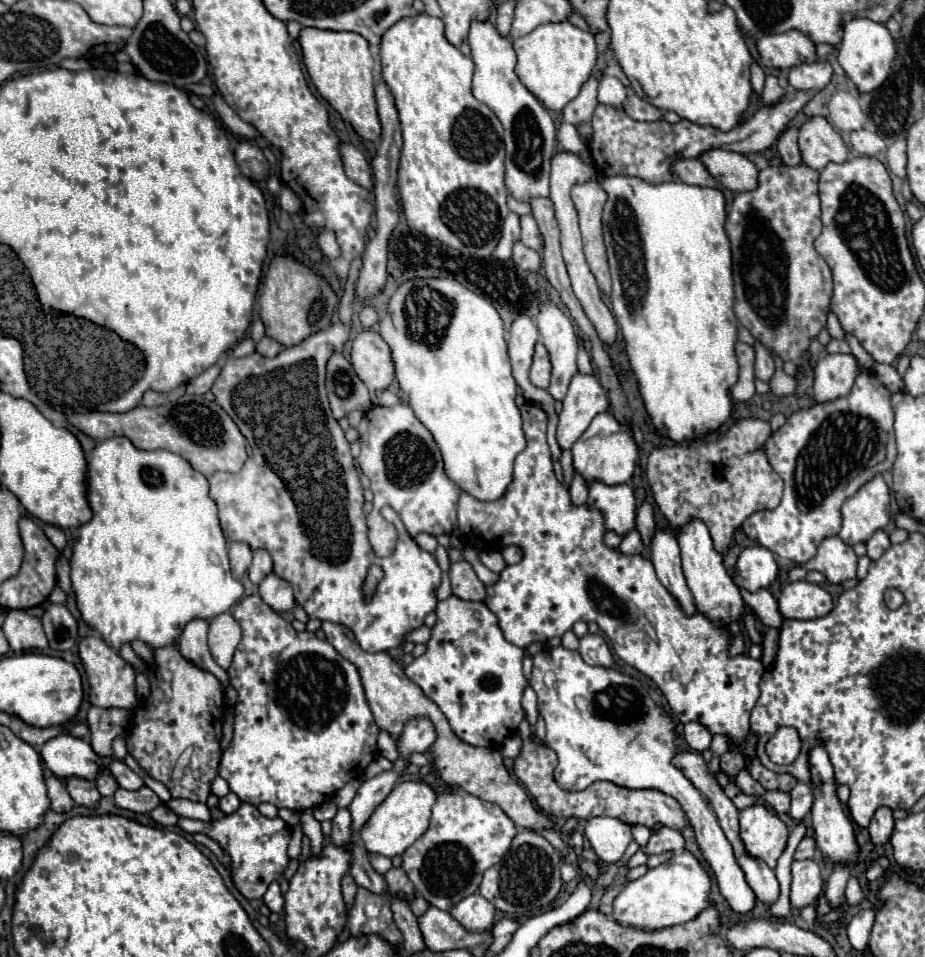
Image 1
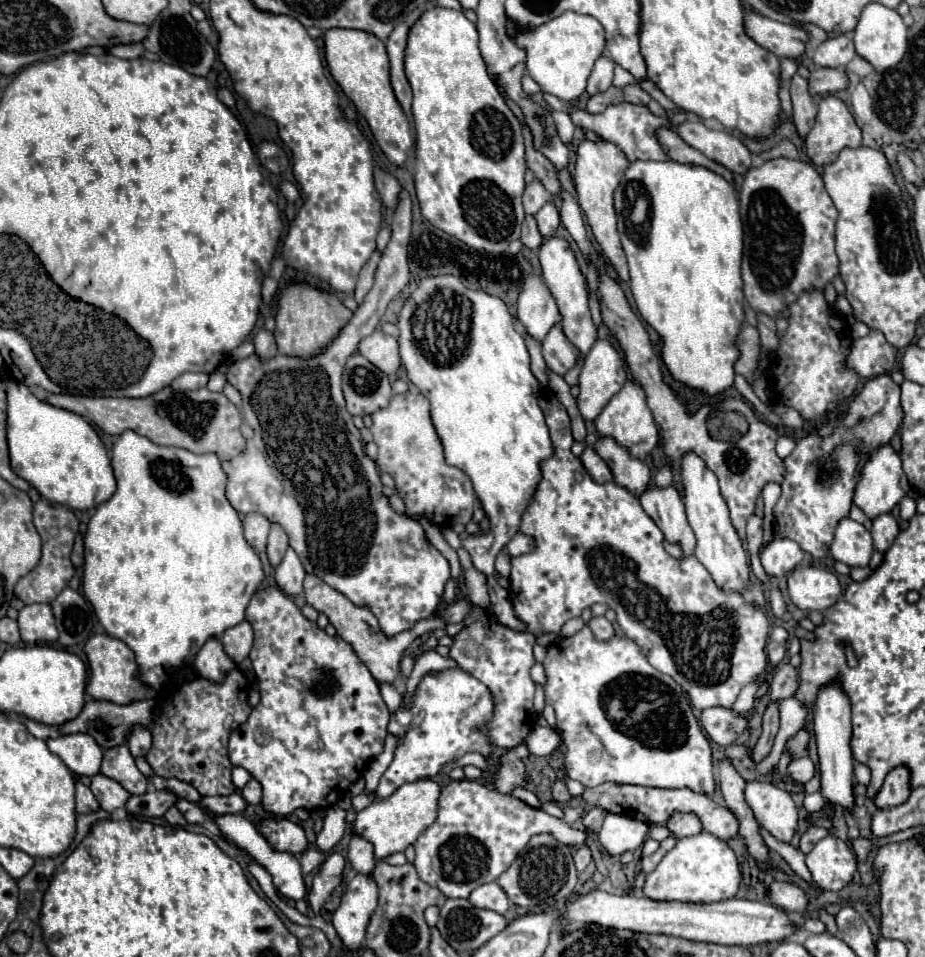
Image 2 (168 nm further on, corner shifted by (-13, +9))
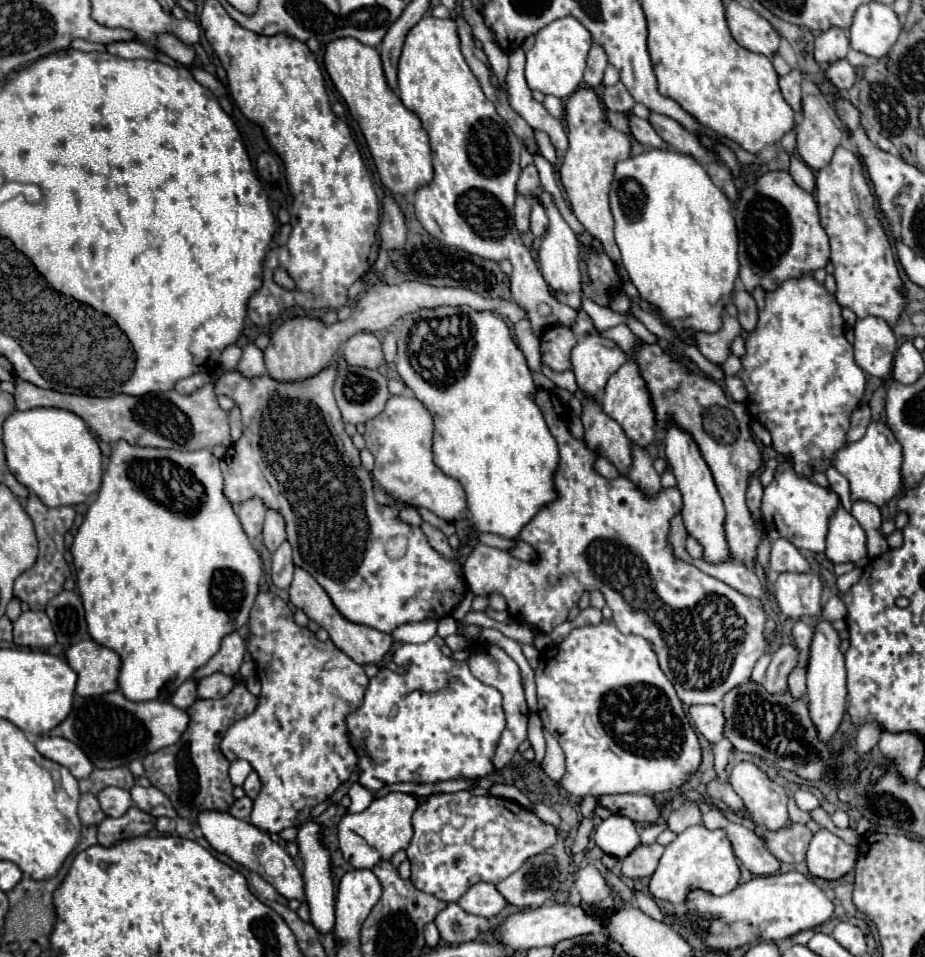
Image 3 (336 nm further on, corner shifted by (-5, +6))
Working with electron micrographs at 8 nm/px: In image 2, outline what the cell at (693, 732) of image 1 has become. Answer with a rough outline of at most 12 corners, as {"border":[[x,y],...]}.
{"border":[[720,706],[702,710],[700,724],[718,746],[746,730],[746,718]]}

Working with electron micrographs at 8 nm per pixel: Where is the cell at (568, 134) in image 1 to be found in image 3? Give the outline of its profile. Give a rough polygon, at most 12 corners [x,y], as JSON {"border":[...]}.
{"border":[[525,52],[509,57],[510,106],[534,129],[544,131],[558,153],[568,149],[559,119],[532,97]]}

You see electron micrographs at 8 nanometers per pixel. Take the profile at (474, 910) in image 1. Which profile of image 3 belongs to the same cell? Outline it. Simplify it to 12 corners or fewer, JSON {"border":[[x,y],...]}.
{"border":[[476,883],[458,899],[466,913],[490,919],[506,907],[492,883]]}

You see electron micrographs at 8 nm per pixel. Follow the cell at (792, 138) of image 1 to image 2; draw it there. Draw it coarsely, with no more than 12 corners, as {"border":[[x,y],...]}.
{"border":[[808,68],[790,82],[792,118],[802,140],[814,126],[816,104],[808,94]]}

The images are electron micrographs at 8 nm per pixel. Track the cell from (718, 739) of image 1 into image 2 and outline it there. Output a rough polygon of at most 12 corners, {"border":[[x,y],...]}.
{"border":[[758,682],[748,684],[740,692],[734,712],[750,718]]}

